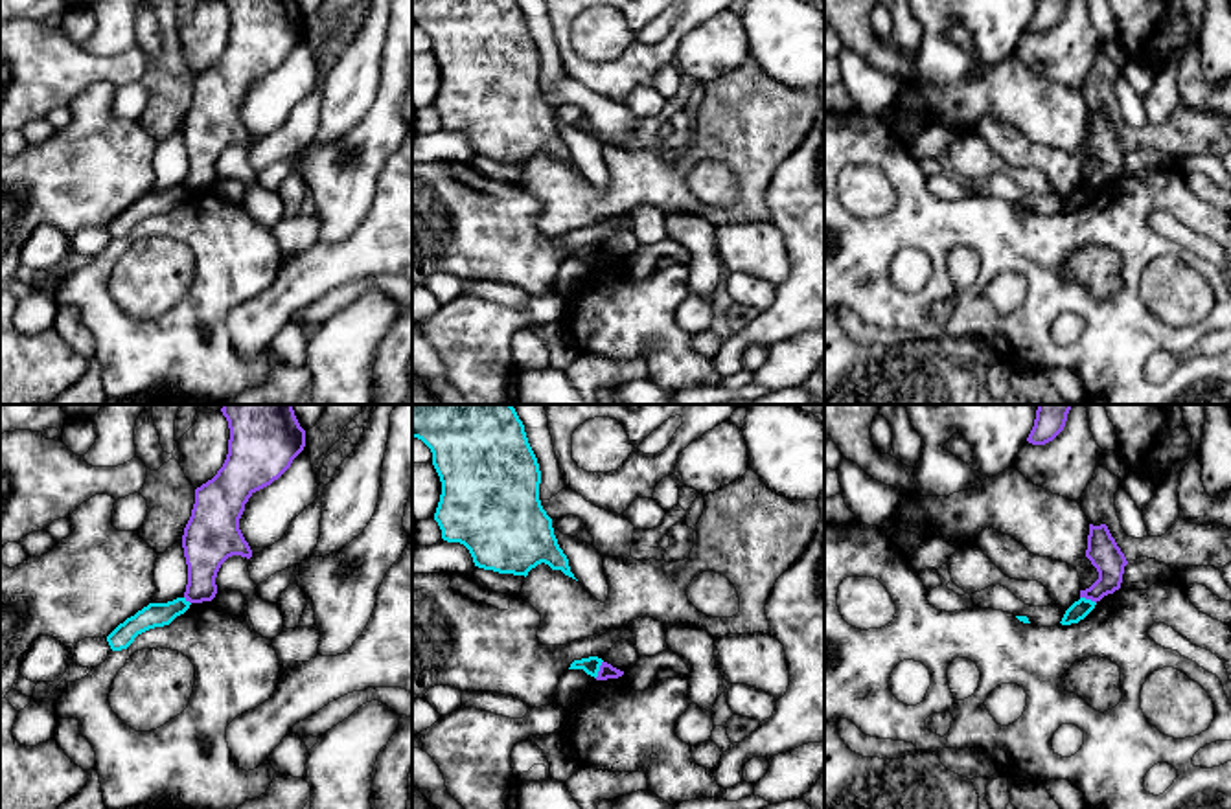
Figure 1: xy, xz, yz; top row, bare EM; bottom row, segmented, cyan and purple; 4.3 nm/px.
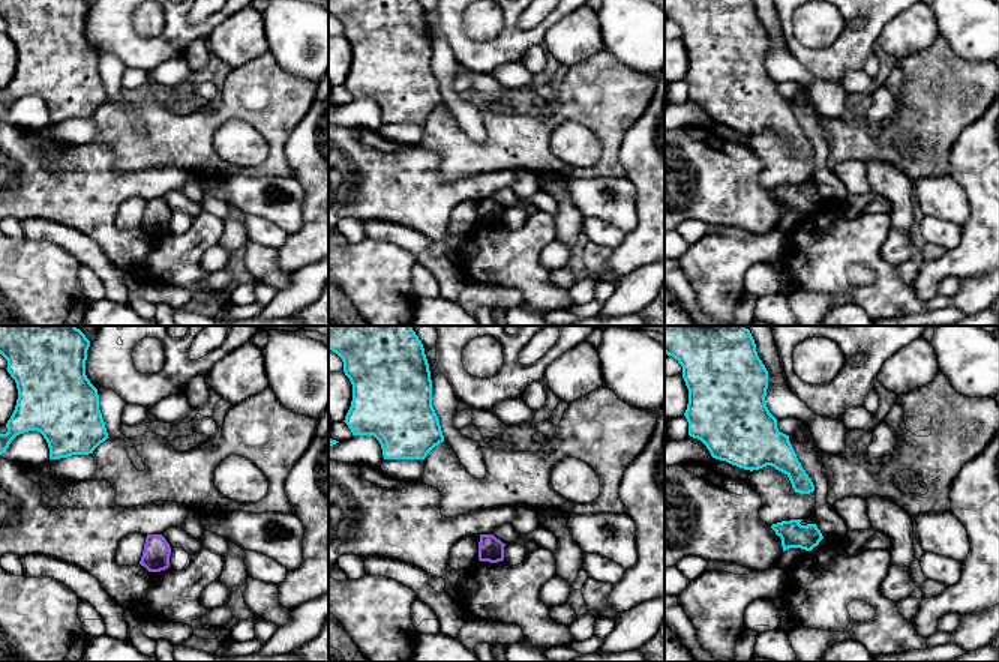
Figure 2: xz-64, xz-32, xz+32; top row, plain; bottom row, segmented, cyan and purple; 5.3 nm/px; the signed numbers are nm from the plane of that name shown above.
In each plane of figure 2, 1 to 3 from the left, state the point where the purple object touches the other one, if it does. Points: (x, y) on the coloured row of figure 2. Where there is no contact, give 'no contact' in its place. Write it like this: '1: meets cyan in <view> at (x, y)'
1: no contact
2: no contact
3: no contact

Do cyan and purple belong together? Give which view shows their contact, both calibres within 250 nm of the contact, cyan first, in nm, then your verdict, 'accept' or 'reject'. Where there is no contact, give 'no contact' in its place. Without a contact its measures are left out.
meets cyan in xz; 80 nm thick on the cyan side, 70 nm on the other; reject

